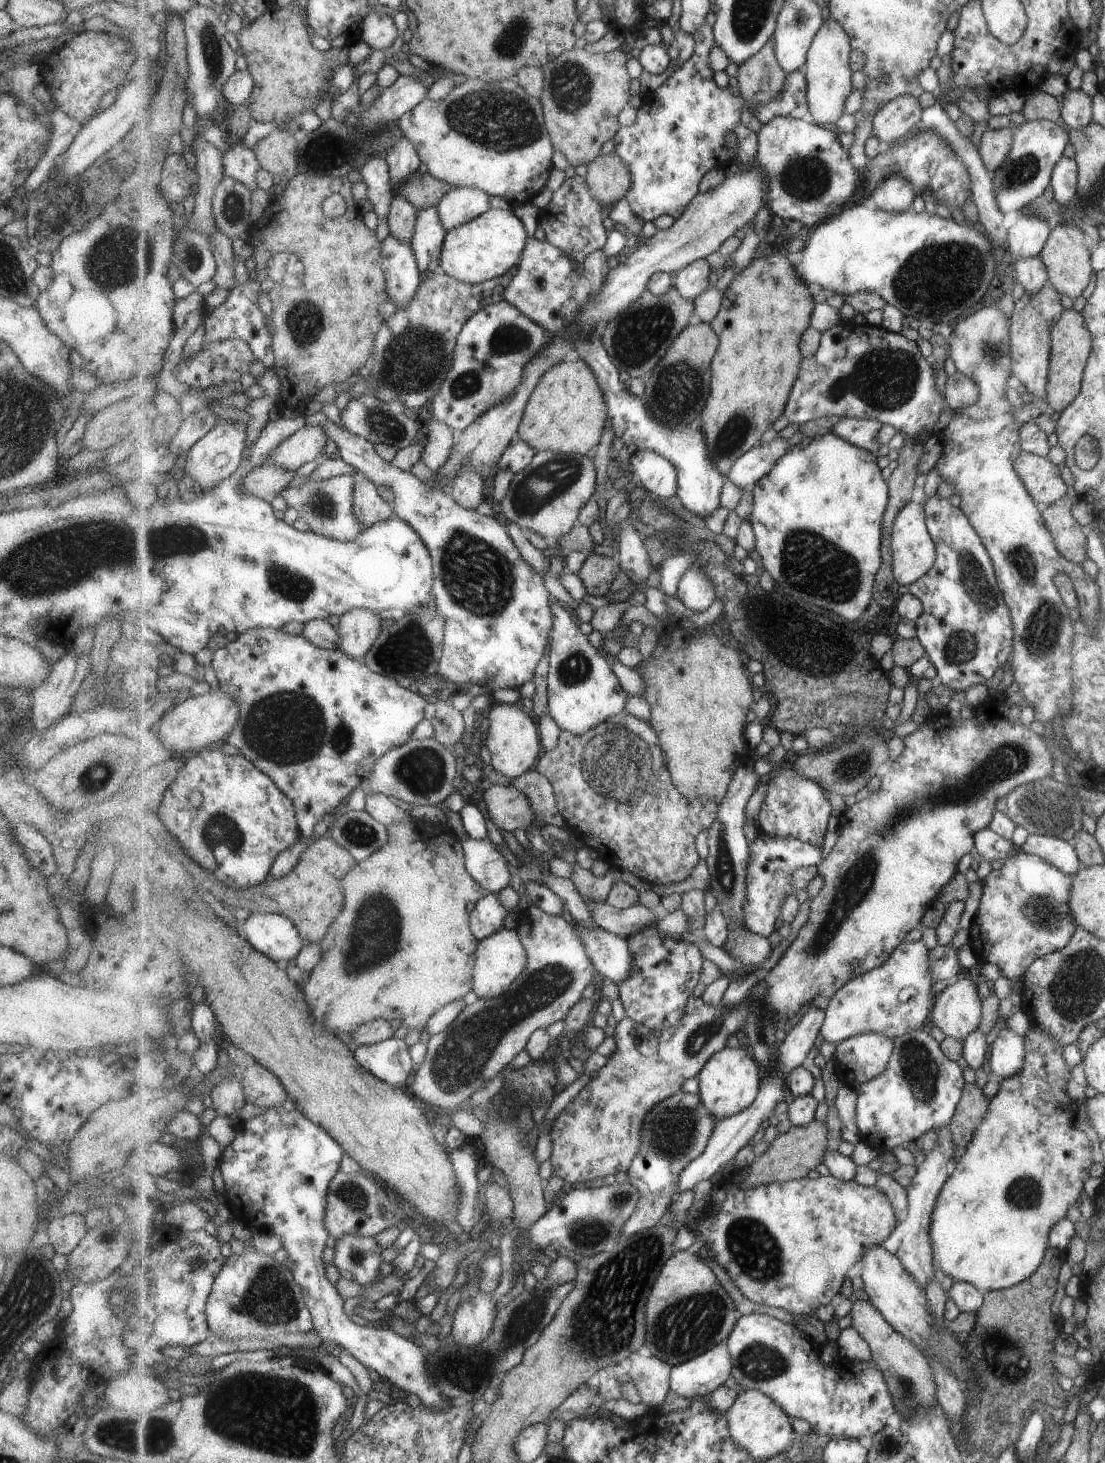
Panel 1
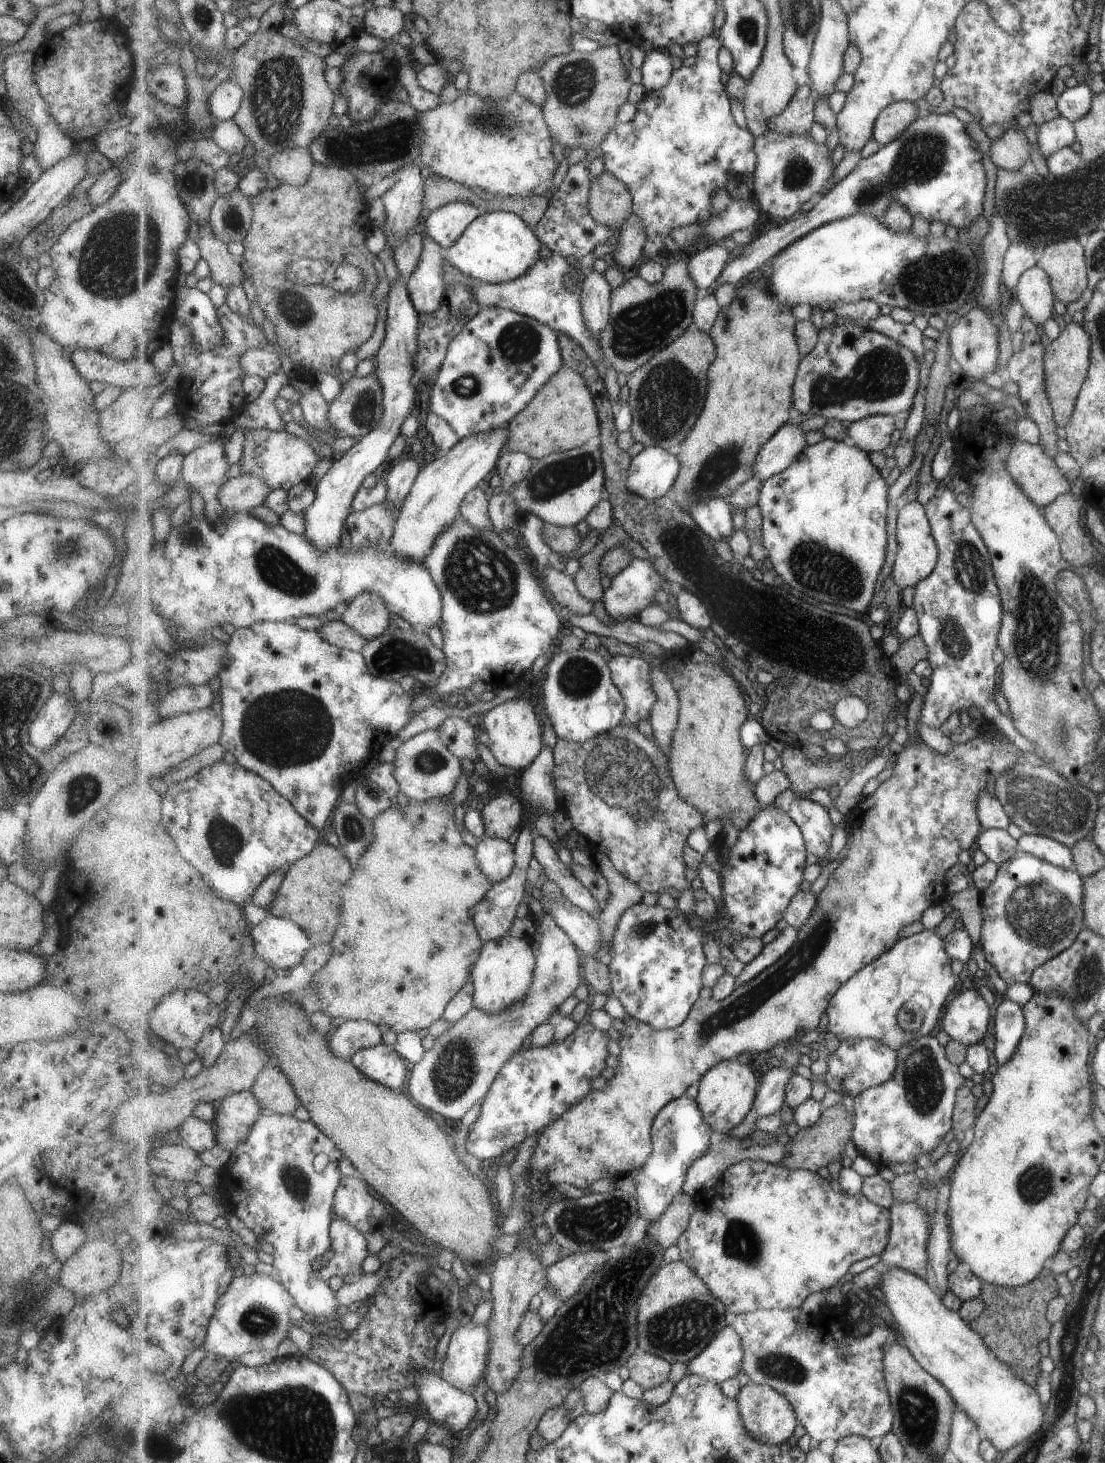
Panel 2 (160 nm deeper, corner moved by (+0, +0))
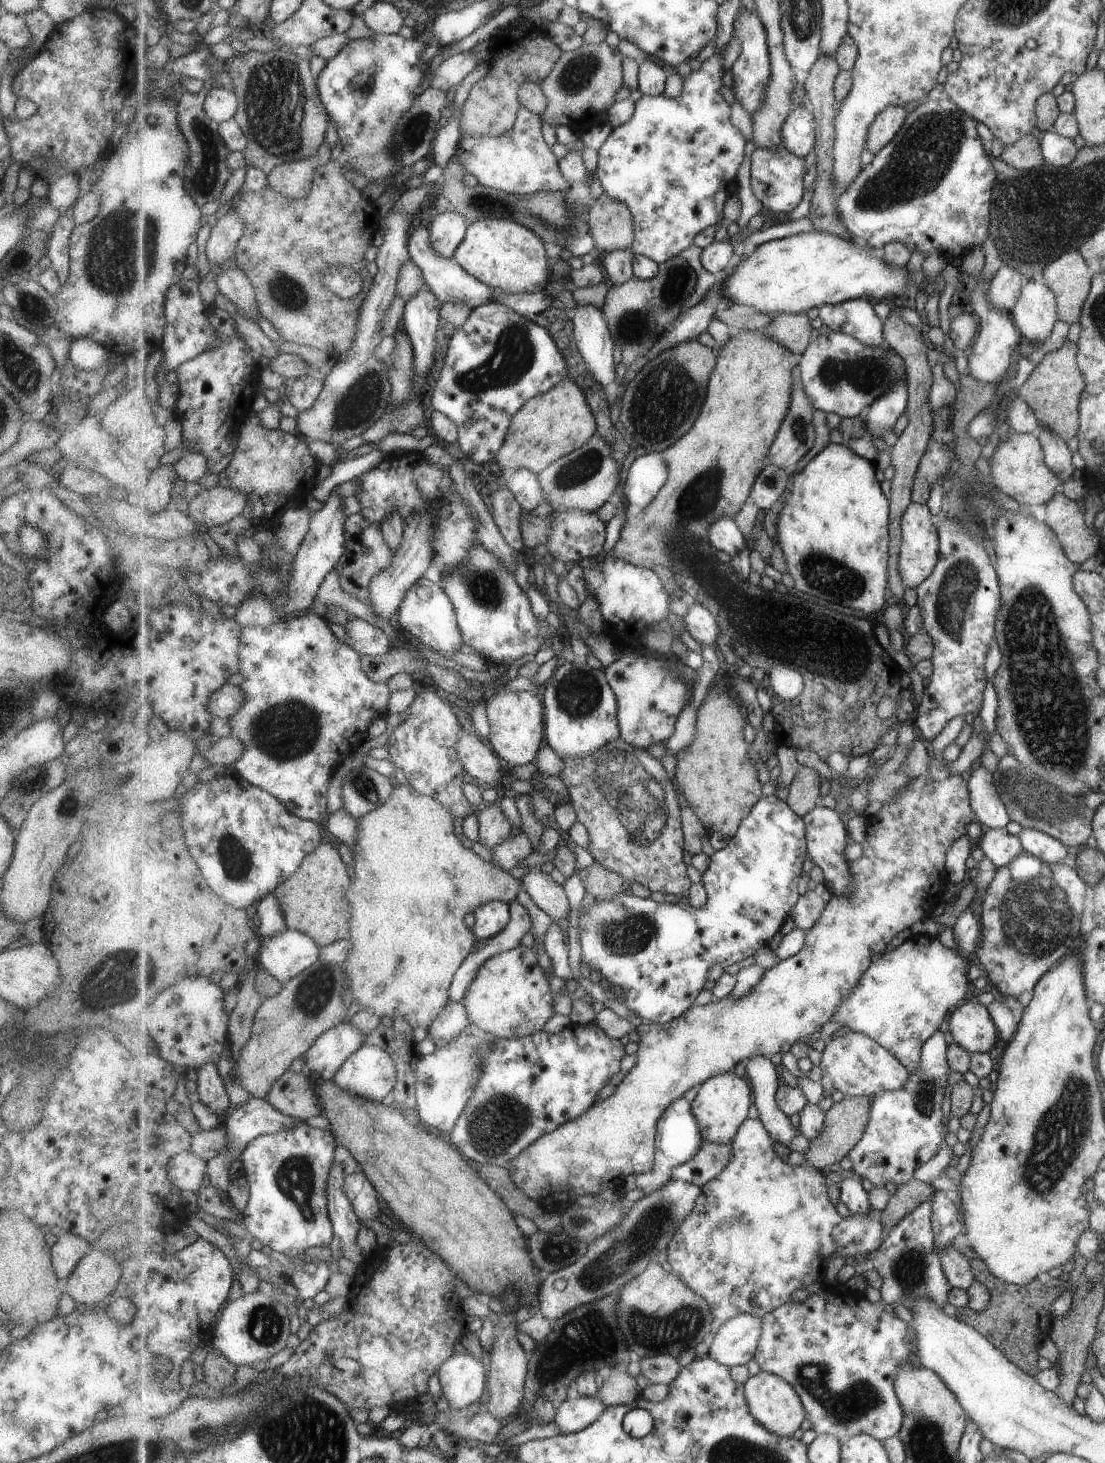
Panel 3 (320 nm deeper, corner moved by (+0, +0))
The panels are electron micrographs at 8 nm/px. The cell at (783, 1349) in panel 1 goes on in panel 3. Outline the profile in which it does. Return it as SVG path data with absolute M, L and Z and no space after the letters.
M835 1283L822 1285L822 1289L818 1289L816 1293L811 1294L803 1302L788 1302L782 1304L779 1308L768 1312L764 1317L764 1333L761 1337L756 1355L753 1360L757 1362L763 1371L767 1371L781 1378L784 1378L789 1384L796 1388L799 1393L801 1400L803 1401L804 1407L808 1412L808 1418L811 1422L811 1426L820 1435L835 1435L842 1444L845 1441L852 1439L855 1435L861 1433L870 1434L877 1440L884 1441L891 1439L892 1436L899 1434L900 1430L904 1427L905 1409L901 1404L900 1398L896 1391L896 1378L900 1366L904 1363L915 1362L916 1352L914 1342L909 1340L909 1325L904 1320L901 1320L895 1312L895 1305L889 1304L887 1301L881 1298L877 1302L869 1302L861 1292L853 1292L852 1288L847 1288L845 1284Z

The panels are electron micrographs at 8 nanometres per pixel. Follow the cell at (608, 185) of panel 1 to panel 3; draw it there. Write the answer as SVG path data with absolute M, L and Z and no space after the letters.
M604 191L587 212L590 232L594 236L594 255L606 255L629 249L636 238L636 224L631 209Z

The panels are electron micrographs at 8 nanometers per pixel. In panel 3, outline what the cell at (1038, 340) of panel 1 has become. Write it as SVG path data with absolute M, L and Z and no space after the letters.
M1047 427L1041 428L1037 440L1043 446L1044 463L1058 477L1061 483L1072 478L1073 464L1071 458L1073 453L1067 449L1065 440L1051 432Z

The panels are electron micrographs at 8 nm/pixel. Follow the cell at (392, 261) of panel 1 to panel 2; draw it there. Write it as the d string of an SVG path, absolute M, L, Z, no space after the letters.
M399 274L388 295L388 318L385 324L385 337L376 355L375 373L384 388L384 415L377 428L359 439L344 455L333 463L327 474L317 481L315 500L303 513L307 523L305 536L320 550L337 547L342 542L342 532L346 520L353 512L352 504L356 492L363 486L363 480L369 474L377 472L388 462L387 454L393 446L395 438L401 434L403 422L409 415L415 414L415 402L419 395L419 387L413 384L416 376L416 356L419 352L418 328L419 313L416 312L408 289L408 280Z

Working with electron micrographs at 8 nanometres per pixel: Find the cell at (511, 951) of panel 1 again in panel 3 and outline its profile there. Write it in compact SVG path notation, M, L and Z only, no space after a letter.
M519 945L510 951L495 955L481 967L477 978L468 988L468 993L465 995L463 1002L468 1012L470 1024L477 1025L499 1039L511 1040L543 1031L549 1020L557 1014L555 1008L553 1008L553 999L553 992L549 988L549 980L547 980L543 968L539 966L534 947L528 948Z

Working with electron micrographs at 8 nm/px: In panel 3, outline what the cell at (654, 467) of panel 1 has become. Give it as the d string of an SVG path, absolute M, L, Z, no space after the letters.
M647 452L642 457L631 458L623 486L623 494L629 504L645 508L656 499L669 474L663 455L661 452Z

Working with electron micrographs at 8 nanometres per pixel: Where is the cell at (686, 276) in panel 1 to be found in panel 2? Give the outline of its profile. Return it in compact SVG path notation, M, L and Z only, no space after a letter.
M721 244L701 247L689 260L690 277L703 293L708 292L729 263L731 251Z

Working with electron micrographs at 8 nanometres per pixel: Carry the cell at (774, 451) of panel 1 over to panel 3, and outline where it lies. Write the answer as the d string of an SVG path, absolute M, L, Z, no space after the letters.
M799 373L794 374L791 404L781 425L776 441L769 449L767 462L791 470L813 448L815 425L811 397L801 382Z

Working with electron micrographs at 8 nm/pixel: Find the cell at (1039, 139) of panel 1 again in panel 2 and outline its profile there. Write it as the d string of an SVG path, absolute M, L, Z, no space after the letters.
M1061 116L1040 124L1036 135L1036 144L1044 159L1060 148L1069 147L1075 140L1073 122Z

